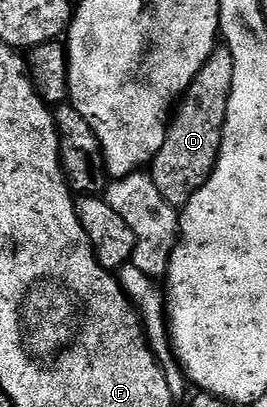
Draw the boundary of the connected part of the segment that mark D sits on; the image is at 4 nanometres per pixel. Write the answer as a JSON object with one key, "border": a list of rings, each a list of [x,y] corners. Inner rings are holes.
{"border":[[[217,47],[174,110],[171,124],[167,127],[165,143],[149,166],[149,175],[153,183],[157,183],[157,191],[165,195],[170,205],[187,205],[189,199],[193,199],[193,195],[201,191],[201,187],[215,170],[215,164],[219,161],[219,148],[223,142],[234,66],[235,60],[230,51],[225,47]]]}

